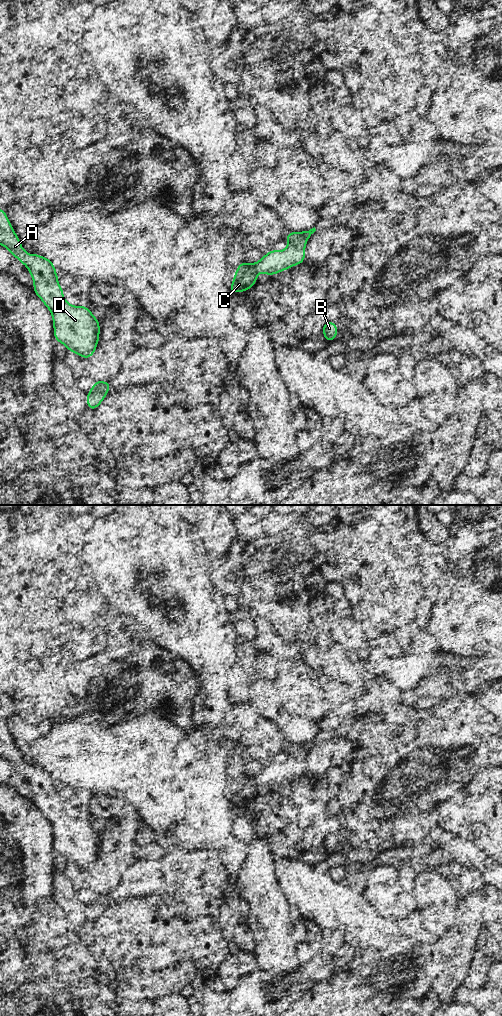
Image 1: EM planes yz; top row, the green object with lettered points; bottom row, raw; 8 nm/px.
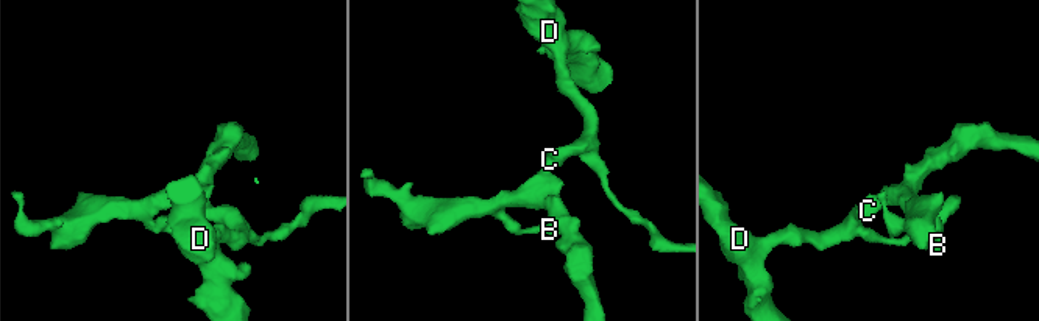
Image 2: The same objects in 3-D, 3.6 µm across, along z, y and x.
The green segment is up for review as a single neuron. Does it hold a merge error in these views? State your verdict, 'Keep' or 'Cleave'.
Keep

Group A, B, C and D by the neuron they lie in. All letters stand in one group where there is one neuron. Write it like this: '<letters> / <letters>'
A B C D

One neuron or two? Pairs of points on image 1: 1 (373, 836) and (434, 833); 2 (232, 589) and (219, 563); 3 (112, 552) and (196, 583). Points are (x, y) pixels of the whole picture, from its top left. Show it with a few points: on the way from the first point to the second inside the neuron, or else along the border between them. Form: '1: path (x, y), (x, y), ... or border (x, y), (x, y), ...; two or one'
1: border (436, 824), (422, 841); two
2: path (226, 583), (220, 576), (220, 569); one
3: path (133, 553), (147, 561), (162, 561), (175, 574); one

